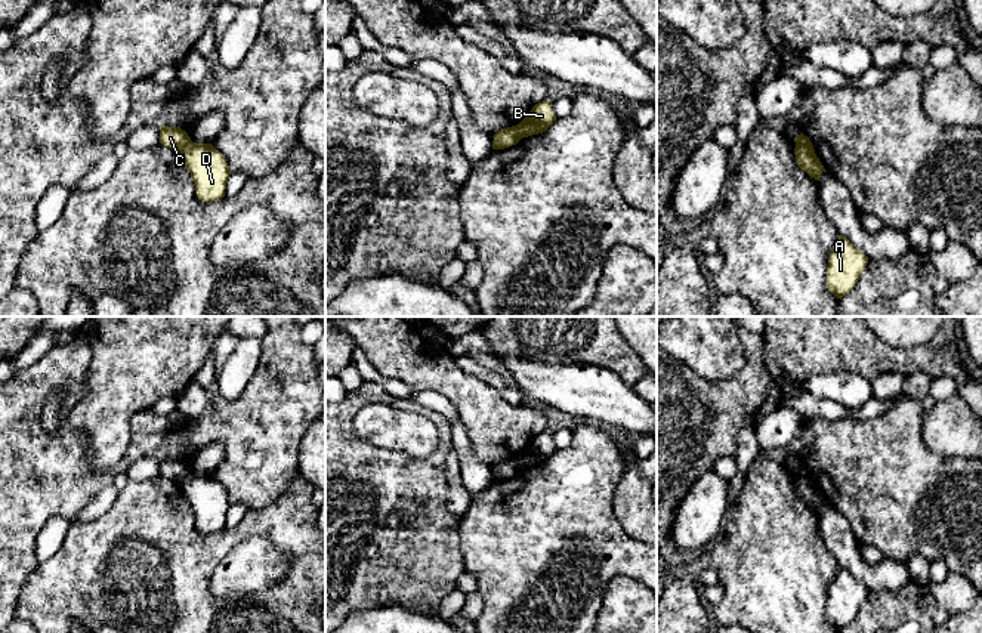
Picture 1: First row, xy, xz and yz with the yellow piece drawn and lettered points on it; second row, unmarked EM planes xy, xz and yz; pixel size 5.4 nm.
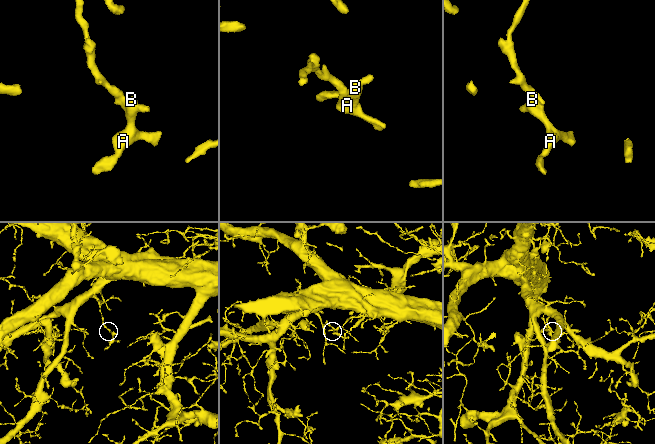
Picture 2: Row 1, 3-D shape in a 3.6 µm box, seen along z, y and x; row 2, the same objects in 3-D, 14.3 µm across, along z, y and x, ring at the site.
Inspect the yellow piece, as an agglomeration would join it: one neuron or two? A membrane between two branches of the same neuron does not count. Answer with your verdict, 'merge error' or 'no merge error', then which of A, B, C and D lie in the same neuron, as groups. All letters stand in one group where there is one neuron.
merge error; A B D / C

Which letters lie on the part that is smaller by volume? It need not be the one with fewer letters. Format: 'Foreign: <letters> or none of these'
Foreign: A, B, D

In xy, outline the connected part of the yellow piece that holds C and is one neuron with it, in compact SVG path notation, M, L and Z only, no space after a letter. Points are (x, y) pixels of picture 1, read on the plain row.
M160 457L160 475L182 484L189 475L191 469L185 461L177 458Z

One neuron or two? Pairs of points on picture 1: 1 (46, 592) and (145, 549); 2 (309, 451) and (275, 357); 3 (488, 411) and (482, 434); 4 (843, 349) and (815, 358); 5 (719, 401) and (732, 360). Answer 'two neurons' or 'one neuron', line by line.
1: one neuron
2: two neurons
3: one neuron
4: one neuron
5: two neurons

